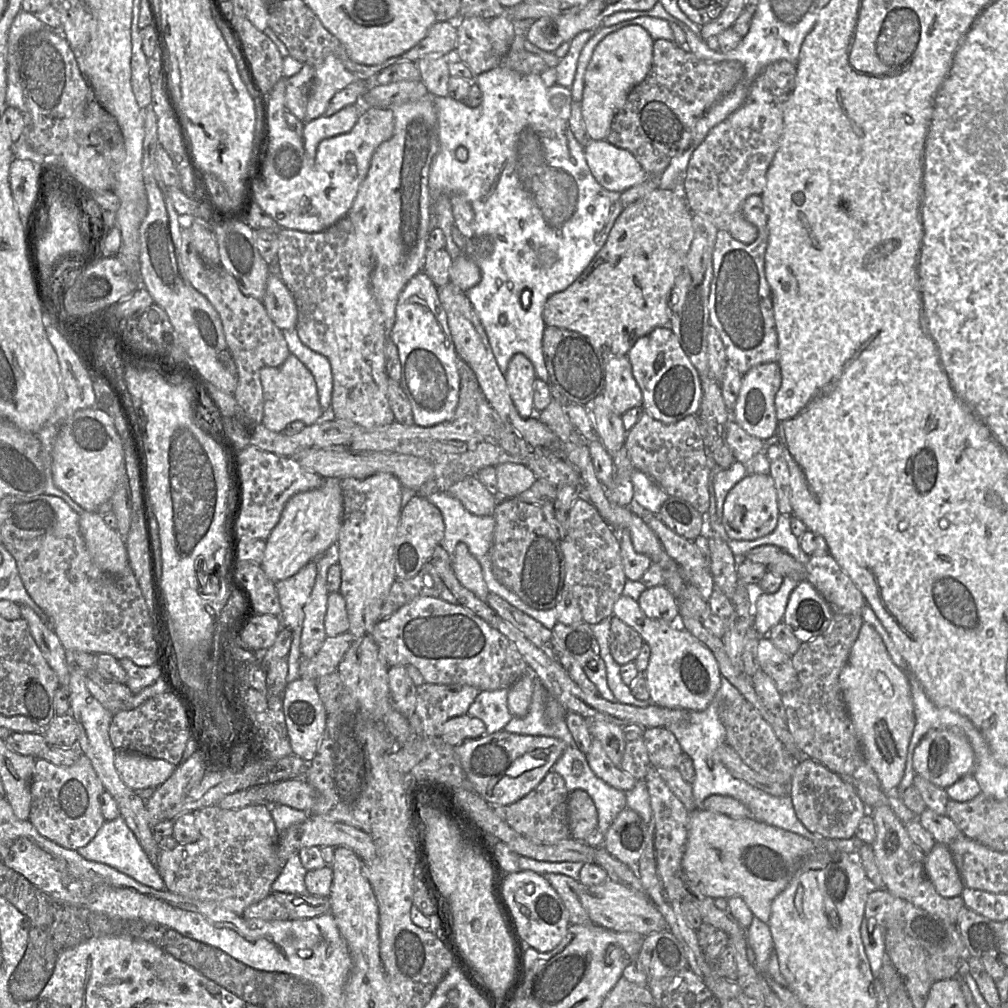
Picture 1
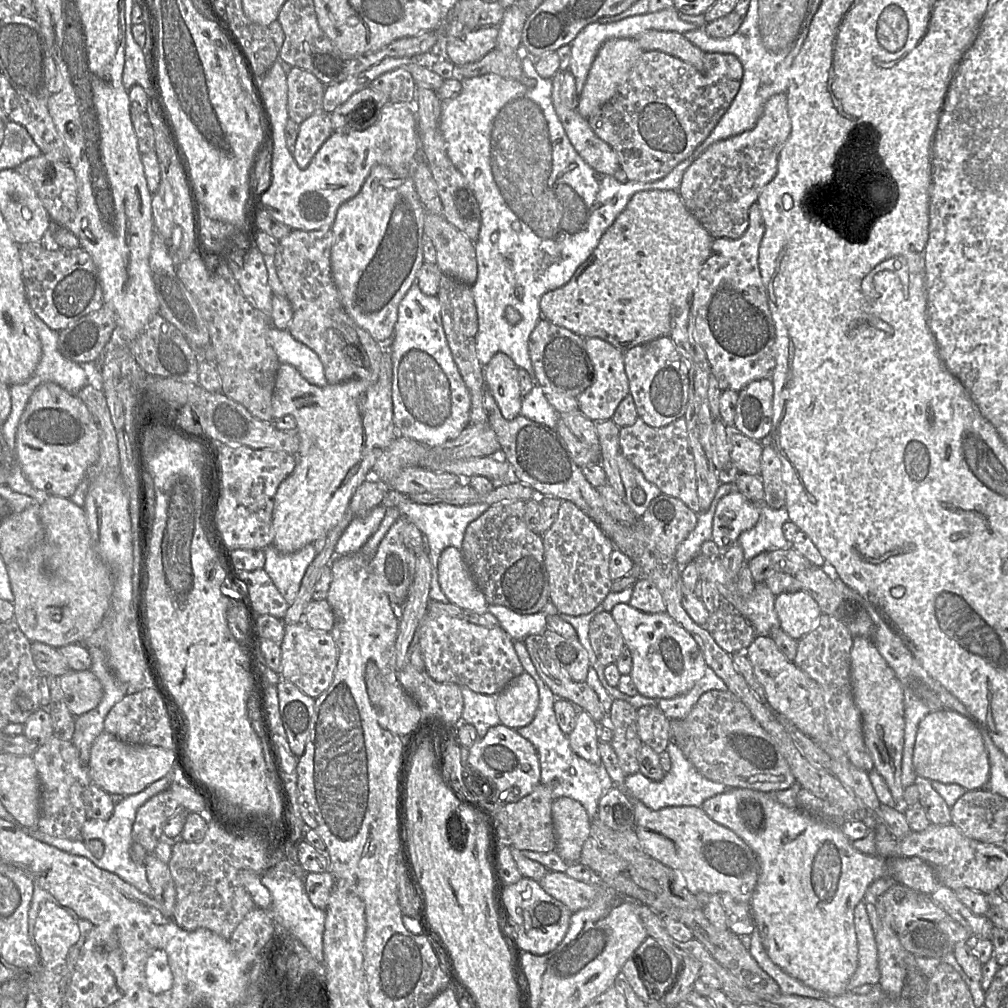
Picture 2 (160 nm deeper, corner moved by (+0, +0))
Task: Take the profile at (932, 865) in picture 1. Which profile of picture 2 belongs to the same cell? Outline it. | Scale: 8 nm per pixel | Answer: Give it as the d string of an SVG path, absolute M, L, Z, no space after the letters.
M730 788L726 792L706 799L701 807L715 822L734 831L748 843L759 856L761 872L750 901L750 908L756 927L760 933L762 945L769 958L790 976L815 990L823 992L827 996L826 998L848 992L849 981L858 966L858 944L854 926L854 909L859 902L863 901L866 890L872 882L881 878L891 879L896 884L901 884L905 887L920 891L928 896L942 886L937 881L932 868L922 859L918 857L881 858L879 856L862 854L852 847L851 841L842 833L840 827L817 820L799 808L788 808L779 802L770 792L763 792L750 788Z

